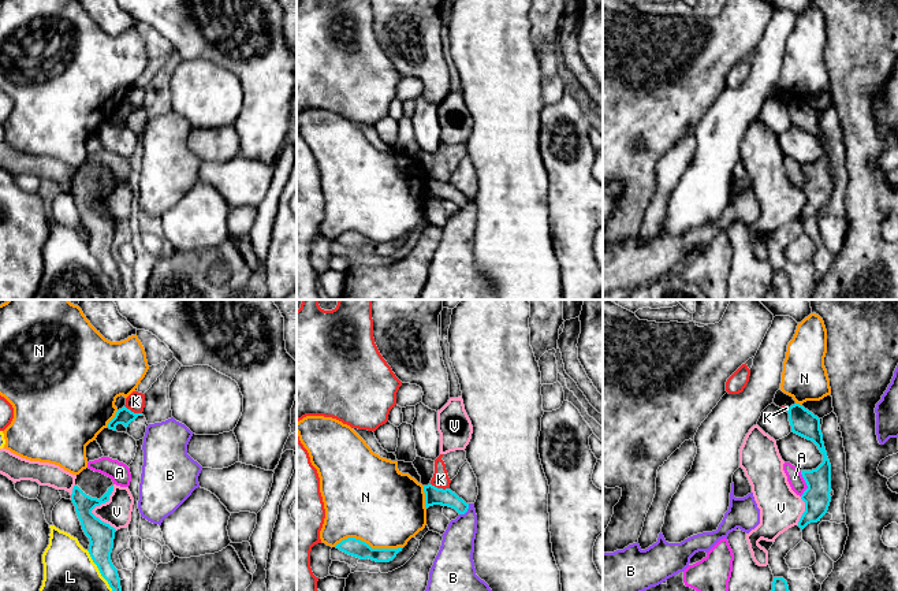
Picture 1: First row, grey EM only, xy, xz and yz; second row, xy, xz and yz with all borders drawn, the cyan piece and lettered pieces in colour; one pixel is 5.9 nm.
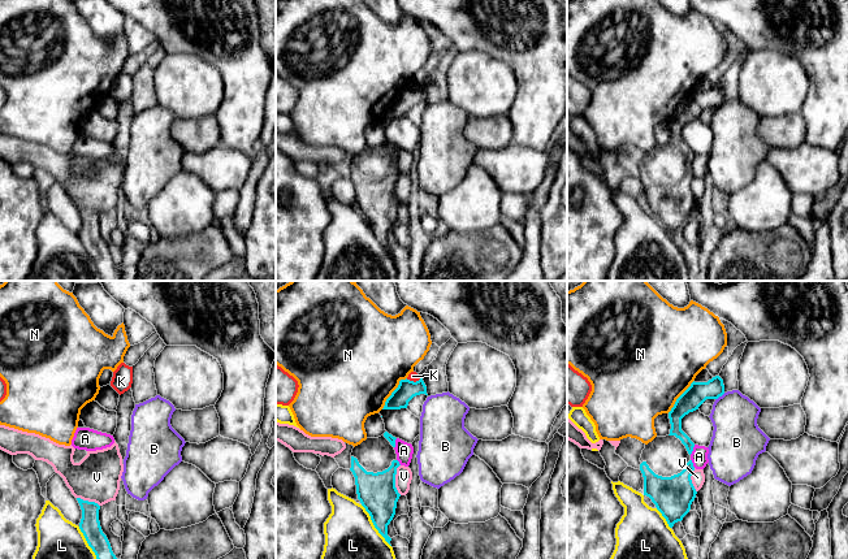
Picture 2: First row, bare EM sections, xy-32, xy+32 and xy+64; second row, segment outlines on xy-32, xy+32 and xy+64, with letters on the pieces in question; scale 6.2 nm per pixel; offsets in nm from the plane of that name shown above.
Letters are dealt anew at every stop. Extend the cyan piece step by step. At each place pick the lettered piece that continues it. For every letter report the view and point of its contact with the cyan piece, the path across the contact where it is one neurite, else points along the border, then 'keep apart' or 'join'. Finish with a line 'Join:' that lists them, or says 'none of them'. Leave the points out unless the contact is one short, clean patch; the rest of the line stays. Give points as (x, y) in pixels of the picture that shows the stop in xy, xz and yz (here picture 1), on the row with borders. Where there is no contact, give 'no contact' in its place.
A: contact yz (805, 482); keep apart
B: contact xz (466, 510); border xz (469, 504), (469, 508), (459, 515); keep apart
K: contact xz (440, 489); border xz (431, 483), (448, 489); keep apart
L: contact xy (99, 569); keep apart
N: contact xz (366, 543); keep apart
V: contact xy (93, 508); keep apart
Join: none of them

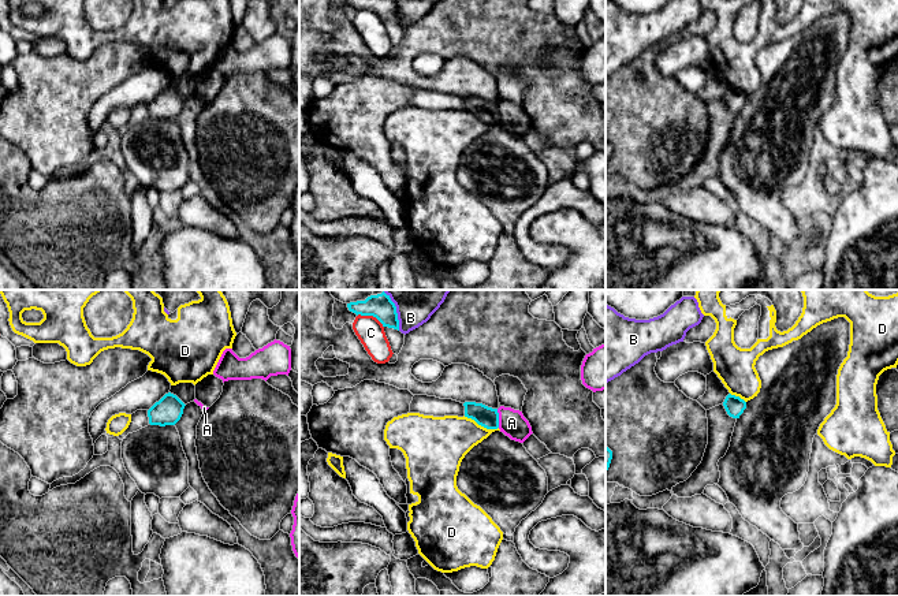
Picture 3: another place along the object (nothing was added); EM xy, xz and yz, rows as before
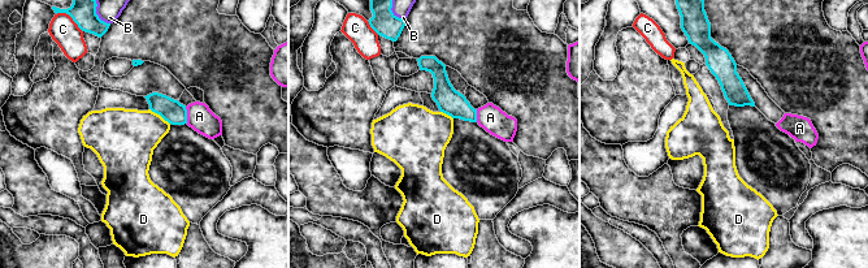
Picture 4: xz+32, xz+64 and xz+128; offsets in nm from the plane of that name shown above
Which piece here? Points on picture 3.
A: contact xz (498, 418); border xz (496, 409), (499, 427); keep apart
B: contact xz (395, 310); keep apart
C: contact xz (371, 315); border xz (357, 315), (372, 315), (383, 327); keep apart
D: contact xz (481, 425); keep apart
Join: none of them

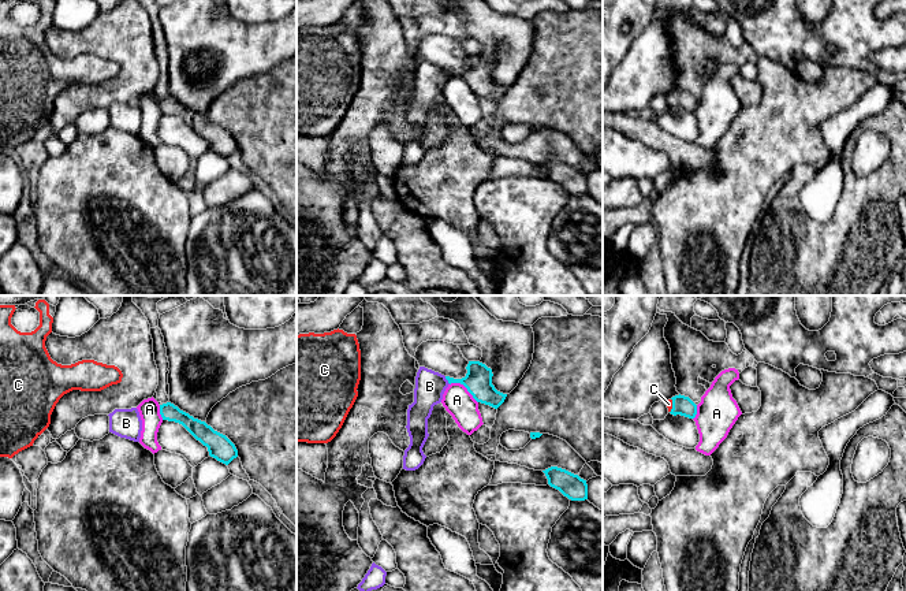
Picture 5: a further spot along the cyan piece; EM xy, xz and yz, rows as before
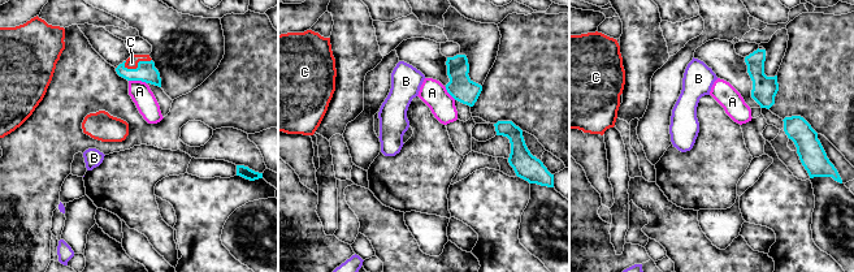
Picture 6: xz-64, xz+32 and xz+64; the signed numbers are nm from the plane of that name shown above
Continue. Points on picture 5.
A: contact xz (465, 386); border xz (450, 383), (461, 383), (477, 402); keep apart
B: contact xz (447, 379); border xz (444, 376), (450, 383); keep apart
C: contact yz (673, 405); way yz (682, 405), (673, 405), (668, 404); join
Join: C

